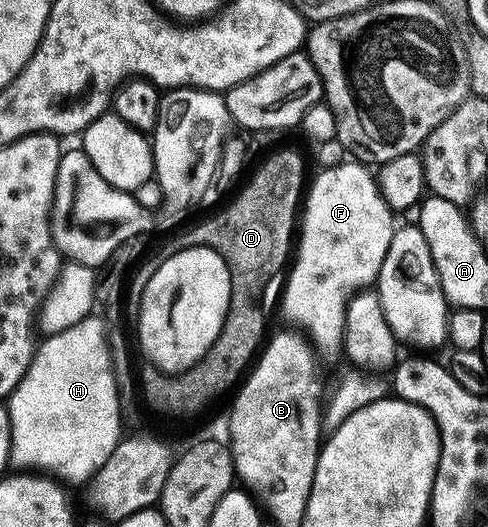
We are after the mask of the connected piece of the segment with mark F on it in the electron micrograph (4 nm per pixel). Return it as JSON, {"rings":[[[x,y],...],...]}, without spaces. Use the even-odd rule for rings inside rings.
{"rings":[[[344,160],[339,166],[320,169],[320,174],[312,182],[310,179],[305,205],[301,210],[297,249],[289,266],[291,275],[283,290],[284,316],[292,322],[292,327],[305,332],[311,346],[327,358],[335,358],[338,354],[340,357],[343,350],[343,329],[347,323],[347,305],[356,294],[376,285],[382,261],[385,260],[397,227],[396,215],[385,204],[376,175],[367,170],[370,169],[360,161]]]}

